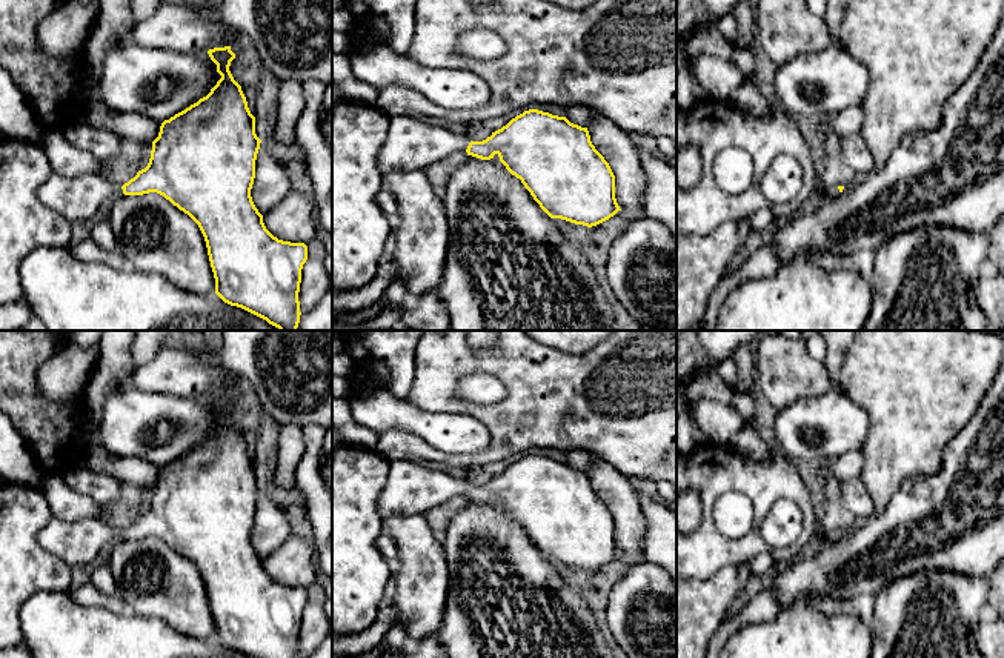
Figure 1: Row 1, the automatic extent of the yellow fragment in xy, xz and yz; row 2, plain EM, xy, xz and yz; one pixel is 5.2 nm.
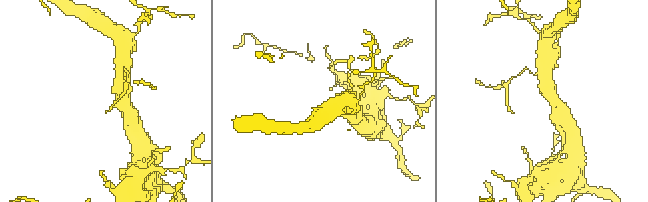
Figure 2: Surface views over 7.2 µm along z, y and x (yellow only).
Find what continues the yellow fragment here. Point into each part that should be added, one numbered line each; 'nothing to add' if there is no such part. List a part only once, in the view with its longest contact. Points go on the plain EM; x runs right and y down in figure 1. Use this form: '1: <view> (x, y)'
1: xy (77, 543)

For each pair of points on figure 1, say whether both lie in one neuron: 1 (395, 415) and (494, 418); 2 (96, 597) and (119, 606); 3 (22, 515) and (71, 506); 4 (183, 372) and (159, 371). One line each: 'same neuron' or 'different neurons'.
1: different neurons
2: same neuron
3: different neurons
4: same neuron

